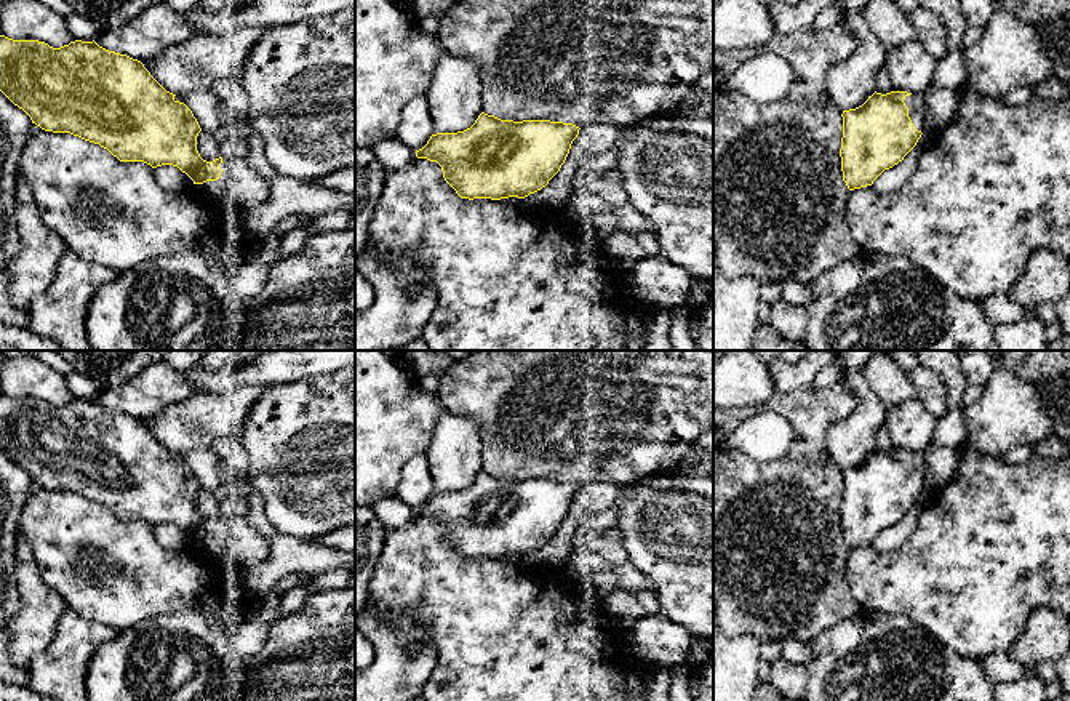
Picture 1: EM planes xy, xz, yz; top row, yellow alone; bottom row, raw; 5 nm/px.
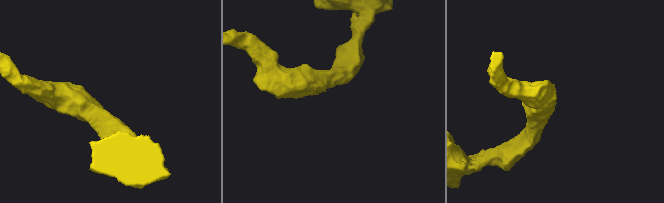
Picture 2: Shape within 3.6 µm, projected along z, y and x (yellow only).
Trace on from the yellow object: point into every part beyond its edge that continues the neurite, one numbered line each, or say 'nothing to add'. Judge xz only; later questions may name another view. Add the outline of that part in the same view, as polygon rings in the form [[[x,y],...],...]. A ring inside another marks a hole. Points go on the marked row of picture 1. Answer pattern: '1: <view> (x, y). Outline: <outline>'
nothing to add

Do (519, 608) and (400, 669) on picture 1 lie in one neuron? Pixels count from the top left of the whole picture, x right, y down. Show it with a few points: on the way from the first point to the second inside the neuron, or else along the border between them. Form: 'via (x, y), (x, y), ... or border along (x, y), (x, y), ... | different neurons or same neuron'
border along (416, 620), (437, 653), (437, 663), (426, 684) | different neurons

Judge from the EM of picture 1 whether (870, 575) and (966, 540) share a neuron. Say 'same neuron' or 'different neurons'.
same neuron

